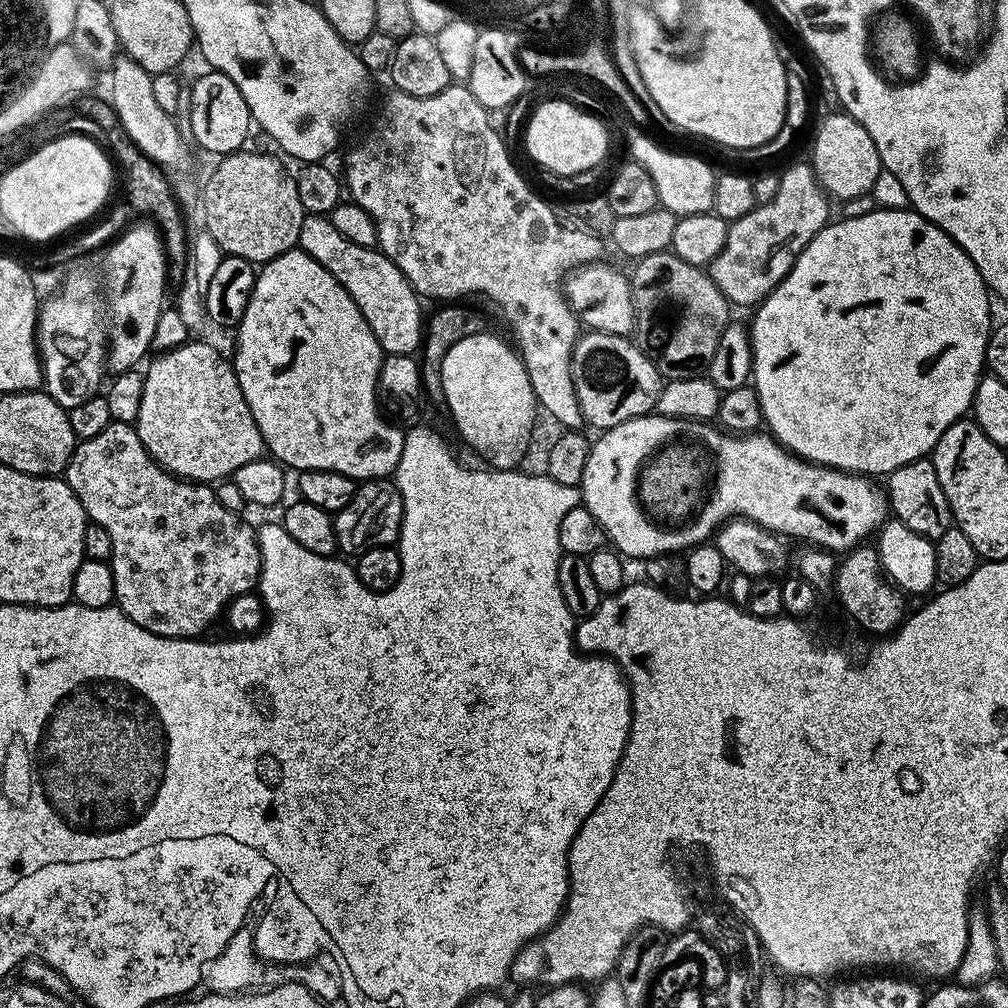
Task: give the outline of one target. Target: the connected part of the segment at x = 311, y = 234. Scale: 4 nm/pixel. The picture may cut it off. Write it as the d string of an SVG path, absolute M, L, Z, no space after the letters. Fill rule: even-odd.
M305 215L300 231L299 251L310 254L354 298L354 306L362 310L362 318L374 330L380 349L390 356L411 356L421 347L425 334L426 316L420 313L421 297L410 286L391 258L376 248L354 246L350 238L342 238L334 230L327 215Z

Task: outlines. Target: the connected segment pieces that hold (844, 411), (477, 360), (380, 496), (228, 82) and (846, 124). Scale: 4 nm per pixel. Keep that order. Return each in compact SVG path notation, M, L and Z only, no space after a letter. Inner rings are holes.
M877 207L861 216L840 218L837 224L829 223L804 247L802 254L798 254L790 274L782 278L778 287L761 304L755 305L751 313L750 380L758 394L767 431L773 440L810 464L825 464L827 468L840 468L843 472L855 472L869 478L883 477L898 470L898 466L906 466L906 462L925 459L935 448L938 438L942 438L954 422L969 415L972 399L986 372L984 355L994 327L991 302L982 274L972 259L941 228L908 208Z
M487 331L479 332L455 342L442 362L442 390L445 391L447 415L452 415L461 438L466 442L465 445L493 469L512 470L527 454L531 427L534 426L536 395L530 386L528 371L524 368L524 361L520 359L517 349L509 341L508 345L506 341L490 335Z
M391 479L363 481L357 487L350 506L335 513L336 547L345 557L355 558L371 548L387 548L395 545L400 539L404 521L404 503L402 494L396 489ZM348 555L348 556L347 556Z
M215 70L205 71L205 76L200 76L196 81L192 84L192 101L187 101L186 104L186 112L188 108L188 128L192 131L192 136L196 139L196 144L200 148L205 148L208 152L217 152L217 157L223 158L228 155L229 152L239 152L241 149L245 147L244 139L248 136L248 124L251 125L253 123L252 115L250 114L250 110L246 106L246 98L242 98L242 90L238 90L238 86L234 86L234 82L231 80L229 76L226 74L222 74L221 72Z
M836 110L816 128L816 137L812 140L812 173L816 182L833 201L843 202L855 196L871 193L874 182L882 170L878 150L866 134L863 126L843 110Z

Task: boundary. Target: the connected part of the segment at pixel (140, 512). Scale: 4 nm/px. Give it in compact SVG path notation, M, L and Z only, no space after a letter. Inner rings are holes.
M110 423L102 434L79 441L72 451L66 479L89 521L110 534L115 607L155 636L203 637L204 631L223 617L230 601L259 585L257 529L251 528L243 515L226 510L207 483L193 483L161 468L144 449L131 423Z

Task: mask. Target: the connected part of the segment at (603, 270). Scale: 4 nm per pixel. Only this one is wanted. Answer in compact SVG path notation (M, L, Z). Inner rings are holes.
M597 262L575 269L563 285L564 295L568 297L569 306L585 329L631 337L636 327L632 285L625 273L623 276L618 269L604 263Z

